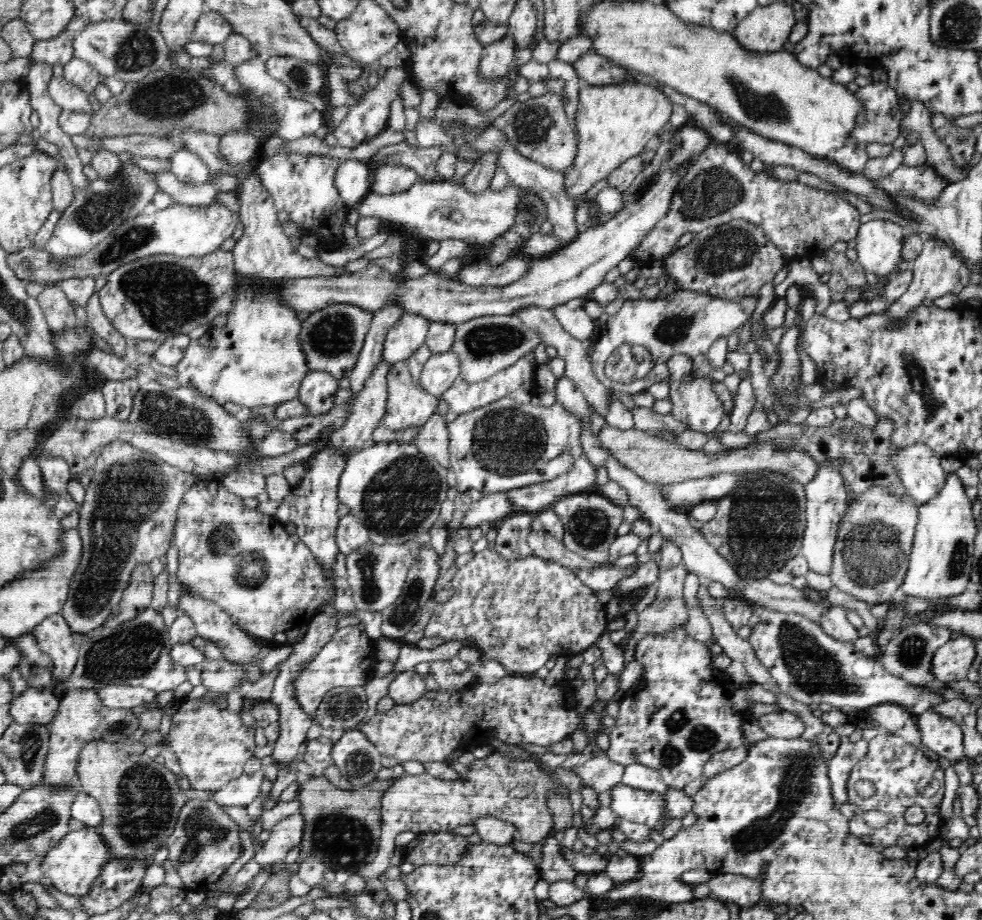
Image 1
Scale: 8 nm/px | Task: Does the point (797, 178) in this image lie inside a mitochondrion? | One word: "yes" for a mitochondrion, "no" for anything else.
no

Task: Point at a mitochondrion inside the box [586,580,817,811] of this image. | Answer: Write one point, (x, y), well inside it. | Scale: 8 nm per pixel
(684, 736)

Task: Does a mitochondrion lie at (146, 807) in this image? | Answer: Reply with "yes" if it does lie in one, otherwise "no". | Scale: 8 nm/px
yes

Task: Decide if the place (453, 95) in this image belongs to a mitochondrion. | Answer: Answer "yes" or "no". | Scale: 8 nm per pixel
no

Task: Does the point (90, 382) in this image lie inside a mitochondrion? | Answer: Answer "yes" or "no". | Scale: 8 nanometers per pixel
no

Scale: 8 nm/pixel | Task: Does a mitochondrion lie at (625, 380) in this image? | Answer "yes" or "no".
no

